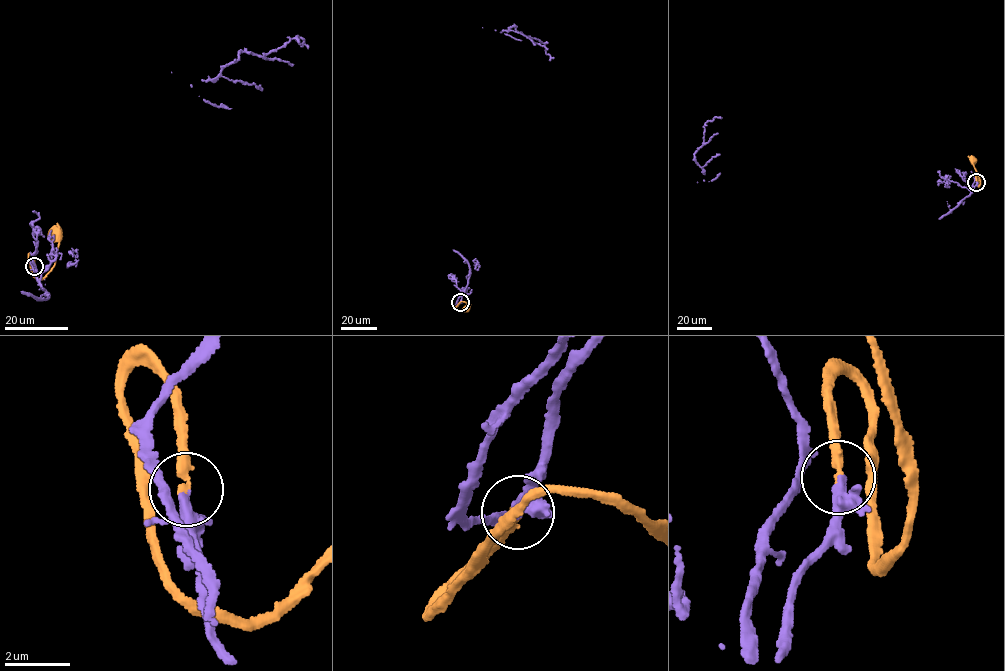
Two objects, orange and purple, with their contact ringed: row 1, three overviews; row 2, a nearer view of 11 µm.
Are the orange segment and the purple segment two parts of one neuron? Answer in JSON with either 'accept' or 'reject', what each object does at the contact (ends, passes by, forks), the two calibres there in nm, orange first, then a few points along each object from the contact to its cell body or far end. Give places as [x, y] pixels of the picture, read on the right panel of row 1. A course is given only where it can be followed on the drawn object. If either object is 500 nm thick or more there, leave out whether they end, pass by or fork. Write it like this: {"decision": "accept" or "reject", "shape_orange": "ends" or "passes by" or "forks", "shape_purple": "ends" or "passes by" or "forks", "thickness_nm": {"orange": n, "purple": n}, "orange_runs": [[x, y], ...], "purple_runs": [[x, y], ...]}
{"decision": "accept", "shape_orange": "ends", "shape_purple": "passes by", "thickness_nm": {"orange": 280, "purple": 280}, "orange_runs": [[976, 182], [977, 176], [979, 186], [980, 181], [973, 160]], "purple_runs": [[976, 182], [951, 209], [940, 179], [720, 154], [701, 167], [694, 154], [703, 143], [705, 123], [721, 118]]}

